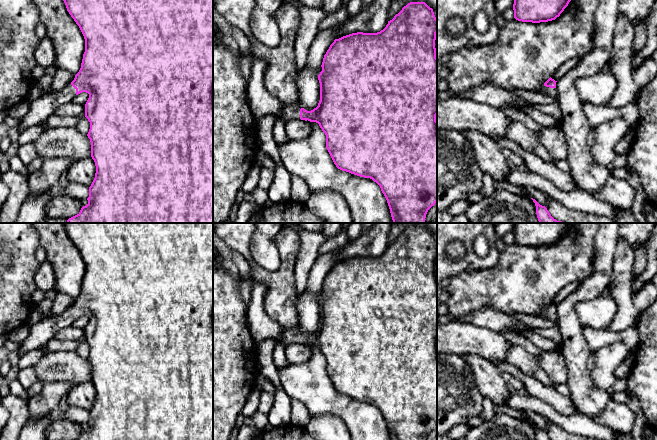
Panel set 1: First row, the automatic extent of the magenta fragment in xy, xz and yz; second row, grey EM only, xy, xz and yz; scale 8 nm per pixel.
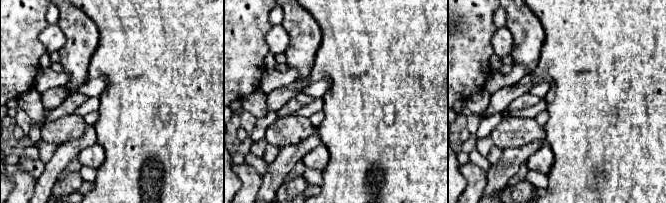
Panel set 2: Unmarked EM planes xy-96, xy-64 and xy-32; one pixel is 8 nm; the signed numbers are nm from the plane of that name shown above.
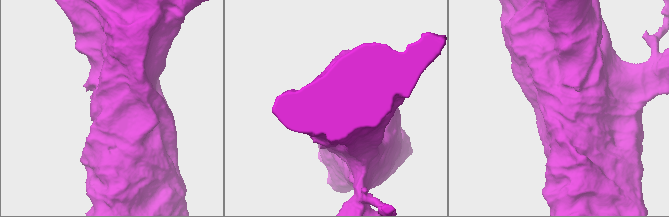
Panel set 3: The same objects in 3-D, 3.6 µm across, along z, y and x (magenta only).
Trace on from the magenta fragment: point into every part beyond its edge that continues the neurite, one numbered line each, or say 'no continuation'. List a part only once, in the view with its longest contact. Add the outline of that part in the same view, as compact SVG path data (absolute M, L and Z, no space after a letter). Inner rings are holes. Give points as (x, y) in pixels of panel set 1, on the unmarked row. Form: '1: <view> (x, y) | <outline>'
1: yz (552, 316) | M543 310L541 315L546 318L547 320L550 320L550 321L555 321L557 322L558 320L558 315L556 312L550 312L550 311L546 311L546 310Z

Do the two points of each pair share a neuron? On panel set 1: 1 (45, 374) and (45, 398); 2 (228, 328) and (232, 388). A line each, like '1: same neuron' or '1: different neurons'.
1: different neurons
2: same neuron

